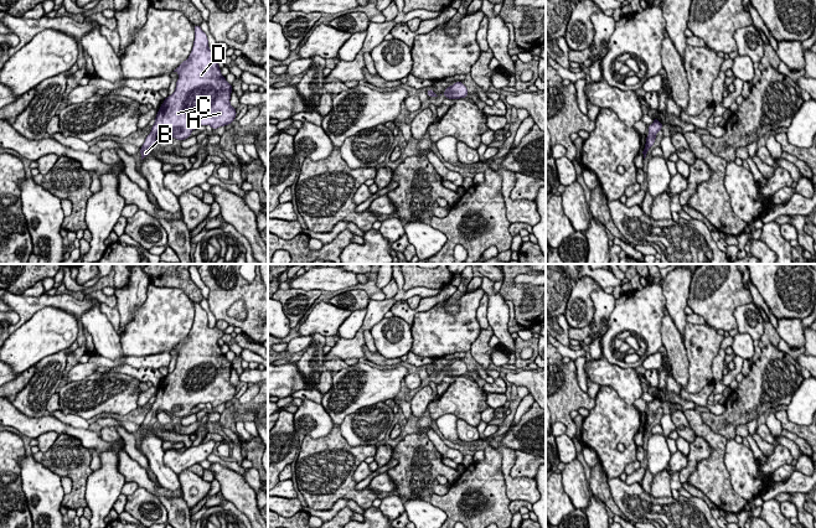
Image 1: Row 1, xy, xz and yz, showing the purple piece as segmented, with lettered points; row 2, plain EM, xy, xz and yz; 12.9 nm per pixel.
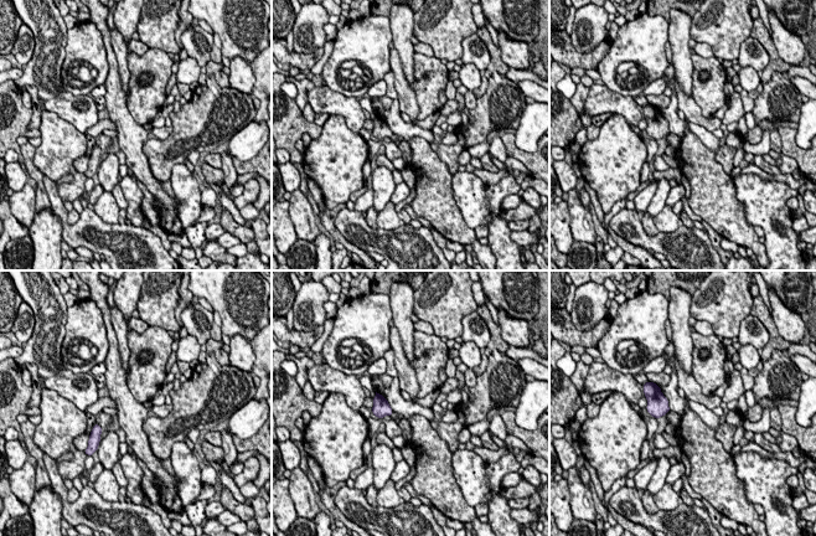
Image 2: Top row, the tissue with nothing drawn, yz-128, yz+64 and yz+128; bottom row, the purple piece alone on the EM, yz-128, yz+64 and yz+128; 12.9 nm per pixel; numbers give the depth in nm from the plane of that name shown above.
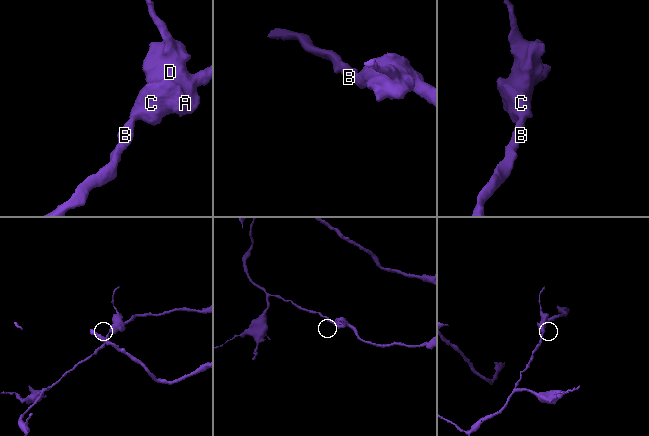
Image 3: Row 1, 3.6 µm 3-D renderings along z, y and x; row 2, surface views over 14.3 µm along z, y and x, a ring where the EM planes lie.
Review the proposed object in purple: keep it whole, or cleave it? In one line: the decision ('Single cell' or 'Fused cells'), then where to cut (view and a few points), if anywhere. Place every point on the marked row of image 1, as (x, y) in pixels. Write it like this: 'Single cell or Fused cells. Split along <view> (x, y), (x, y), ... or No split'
Single cell. No split

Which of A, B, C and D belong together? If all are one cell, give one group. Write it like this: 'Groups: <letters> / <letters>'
Groups: A B C D

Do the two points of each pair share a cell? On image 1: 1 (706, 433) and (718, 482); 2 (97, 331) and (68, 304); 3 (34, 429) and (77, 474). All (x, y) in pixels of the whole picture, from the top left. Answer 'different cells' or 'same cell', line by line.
1: same cell
2: different cells
3: different cells

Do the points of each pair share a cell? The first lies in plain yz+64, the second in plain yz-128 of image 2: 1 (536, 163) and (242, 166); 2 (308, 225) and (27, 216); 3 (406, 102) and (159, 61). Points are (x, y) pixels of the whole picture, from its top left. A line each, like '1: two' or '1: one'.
1: one
2: one
3: two

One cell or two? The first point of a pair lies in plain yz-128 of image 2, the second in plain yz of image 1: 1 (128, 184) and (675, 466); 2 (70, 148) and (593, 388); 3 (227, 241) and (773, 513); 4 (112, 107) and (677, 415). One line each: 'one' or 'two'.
1: one
2: two
3: two
4: one

